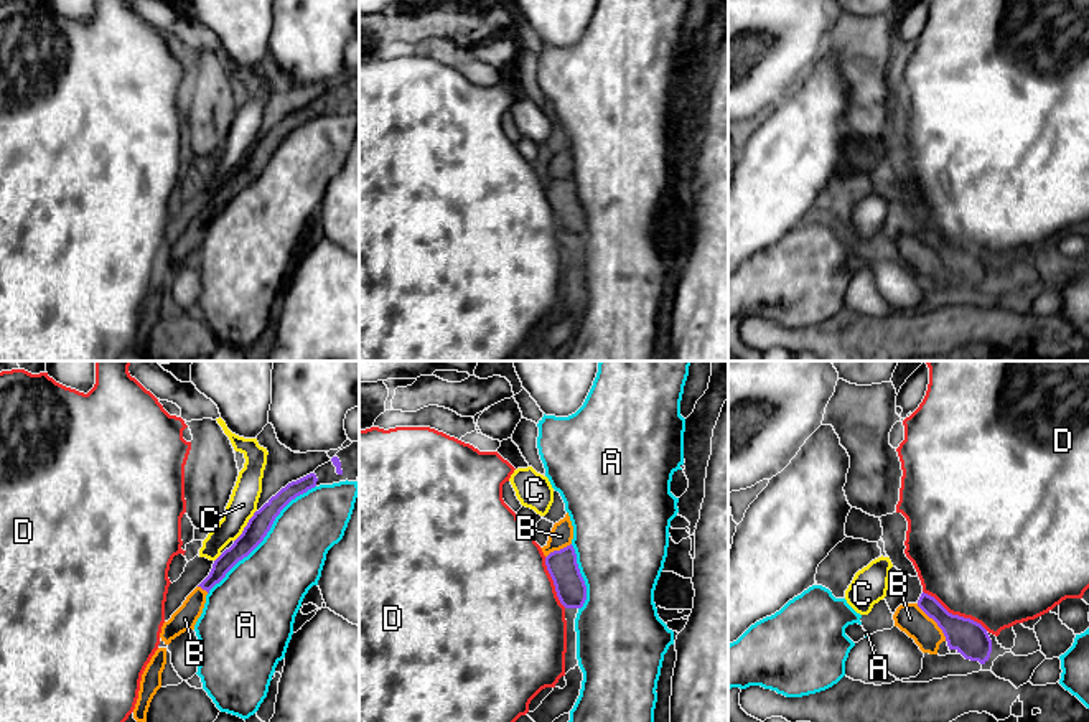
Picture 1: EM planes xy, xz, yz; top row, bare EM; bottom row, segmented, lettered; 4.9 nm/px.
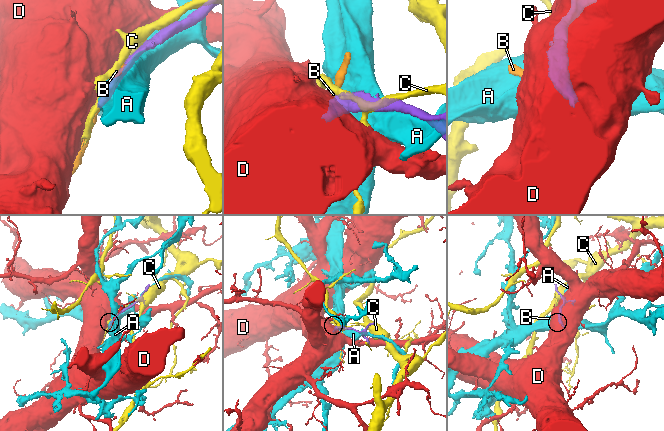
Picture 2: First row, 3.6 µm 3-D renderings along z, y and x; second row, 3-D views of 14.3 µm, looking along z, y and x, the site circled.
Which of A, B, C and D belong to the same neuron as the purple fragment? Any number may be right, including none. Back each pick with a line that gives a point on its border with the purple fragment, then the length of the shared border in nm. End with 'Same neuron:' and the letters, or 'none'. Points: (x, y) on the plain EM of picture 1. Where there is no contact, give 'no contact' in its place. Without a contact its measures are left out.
B: contact yz (934, 251); length 240 nm
Same neuron: B

